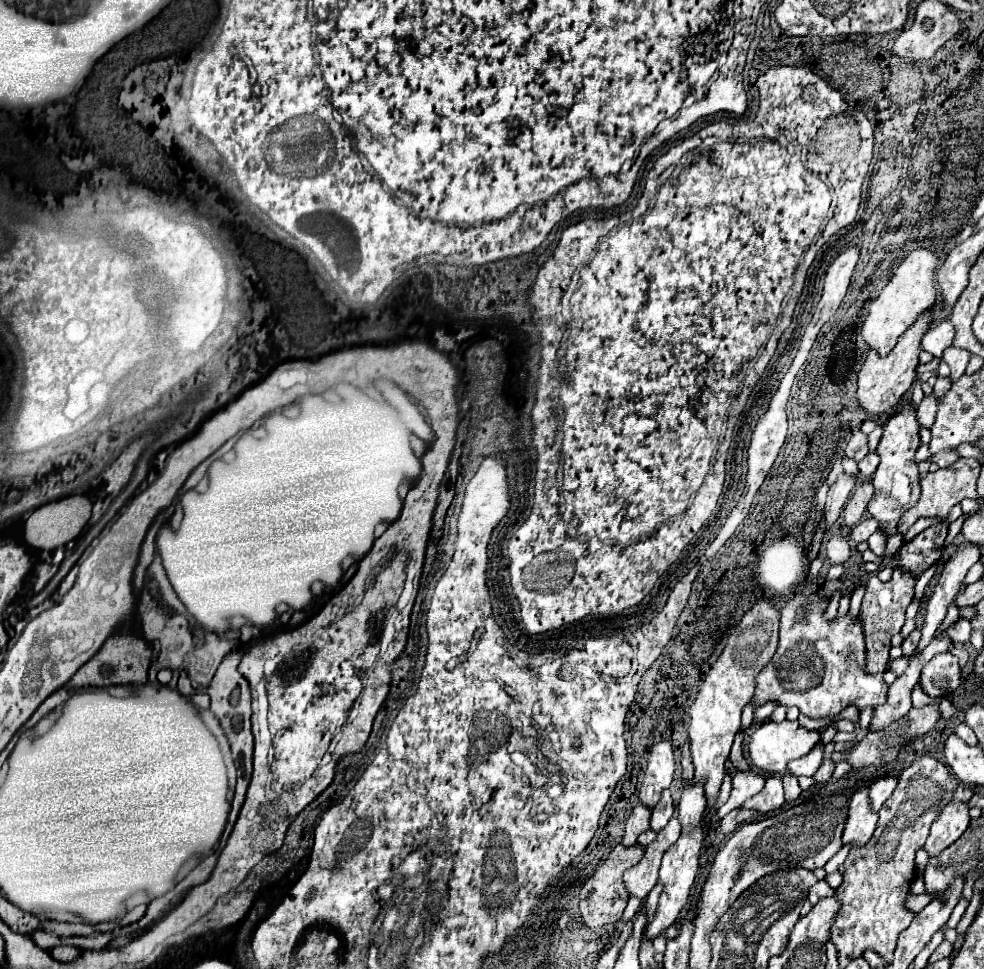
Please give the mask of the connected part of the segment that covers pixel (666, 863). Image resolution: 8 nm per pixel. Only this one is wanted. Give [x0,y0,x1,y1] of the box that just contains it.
[646,782,706,940]

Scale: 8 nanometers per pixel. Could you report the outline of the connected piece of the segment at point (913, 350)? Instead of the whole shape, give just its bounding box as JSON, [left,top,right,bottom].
[856,310,934,416]

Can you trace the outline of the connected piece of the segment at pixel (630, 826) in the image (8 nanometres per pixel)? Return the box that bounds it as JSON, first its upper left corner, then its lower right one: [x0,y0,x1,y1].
[622,804,650,846]

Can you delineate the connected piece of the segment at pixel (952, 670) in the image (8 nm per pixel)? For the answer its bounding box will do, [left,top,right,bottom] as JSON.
[920,652,960,698]

